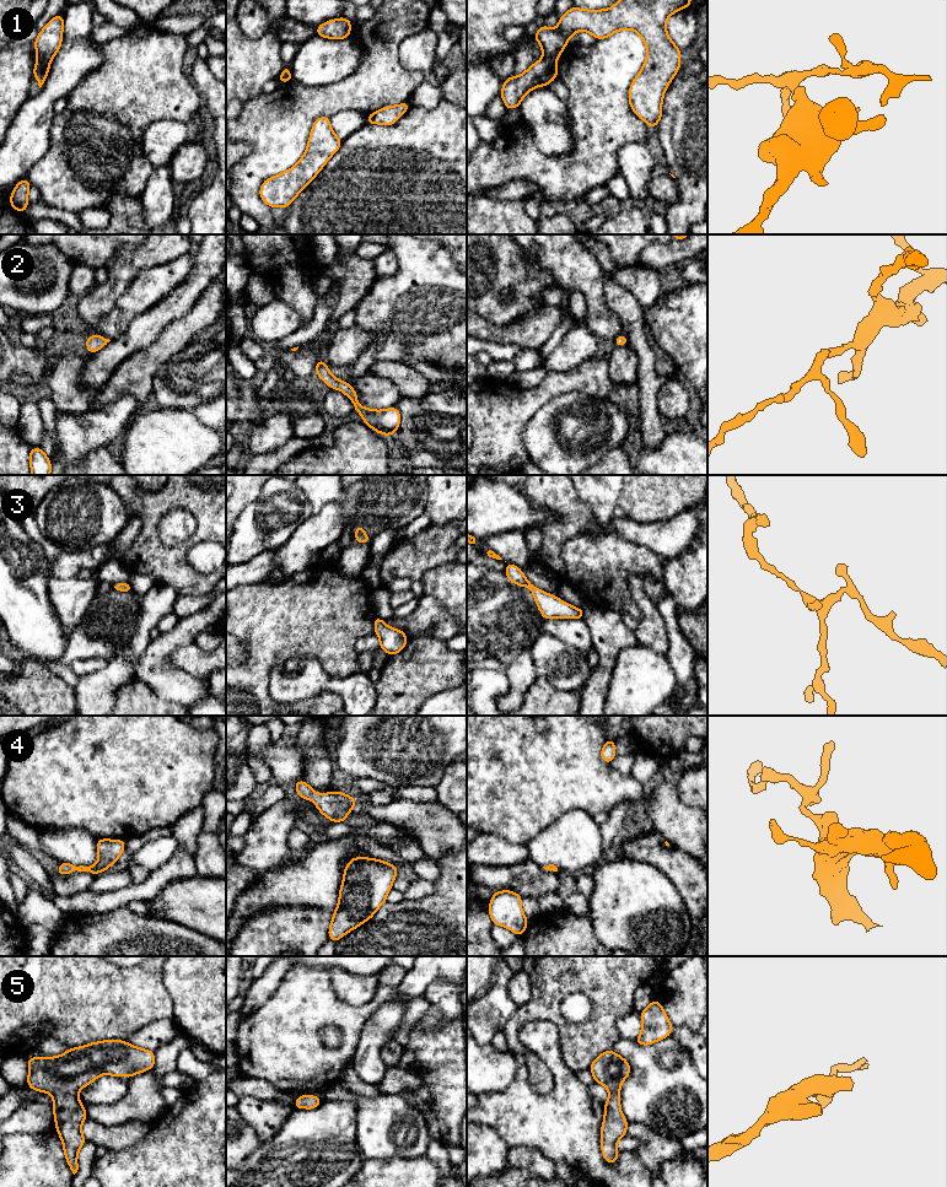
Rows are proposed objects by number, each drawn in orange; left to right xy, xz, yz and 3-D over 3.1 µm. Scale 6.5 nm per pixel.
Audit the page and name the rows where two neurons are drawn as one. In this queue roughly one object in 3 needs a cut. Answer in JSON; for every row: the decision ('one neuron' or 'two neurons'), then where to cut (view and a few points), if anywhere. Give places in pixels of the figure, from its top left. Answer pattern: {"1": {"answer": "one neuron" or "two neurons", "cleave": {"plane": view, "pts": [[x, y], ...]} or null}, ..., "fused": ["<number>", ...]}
{"1": {"answer": "two neurons", "cleave": {"plane": "xy", "pts": [[38, 58], [49, 63]]}}, "2": {"answer": "one neuron", "cleave": null}, "3": {"answer": "one neuron", "cleave": null}, "4": {"answer": "one neuron", "cleave": null}, "5": {"answer": "one neuron", "cleave": null}, "fused": ["1"]}

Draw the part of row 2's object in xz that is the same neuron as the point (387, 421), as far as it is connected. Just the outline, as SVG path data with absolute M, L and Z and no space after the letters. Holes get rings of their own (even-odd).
M321 357L316 362L314 373L317 373L330 389L343 392L351 400L354 404L354 411L362 416L366 426L373 428L382 436L393 436L397 432L400 425L400 411L396 406L384 410L364 408L357 401L357 393L355 389L348 382L335 378L330 373L328 365L325 365Z

